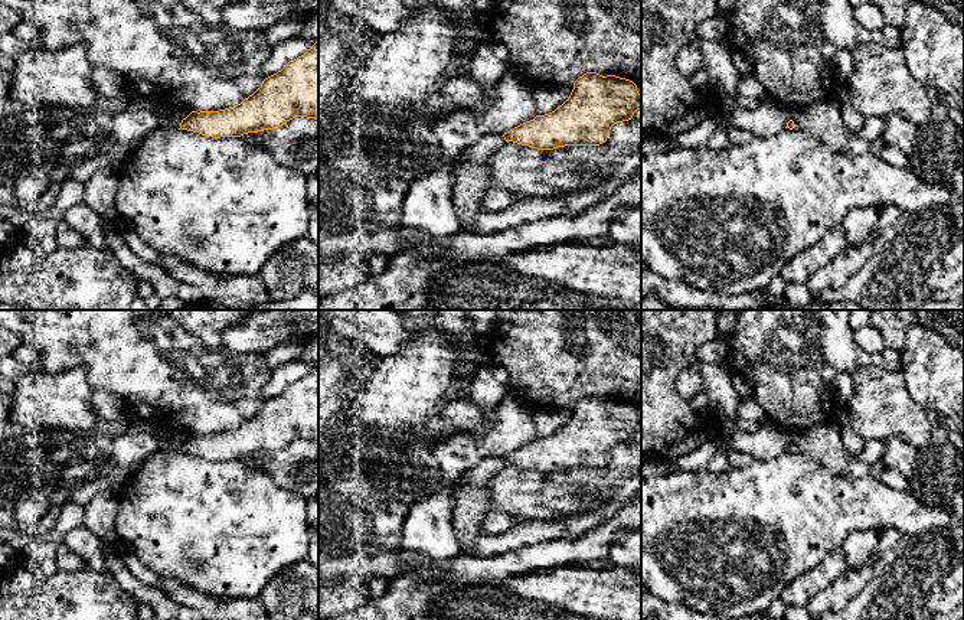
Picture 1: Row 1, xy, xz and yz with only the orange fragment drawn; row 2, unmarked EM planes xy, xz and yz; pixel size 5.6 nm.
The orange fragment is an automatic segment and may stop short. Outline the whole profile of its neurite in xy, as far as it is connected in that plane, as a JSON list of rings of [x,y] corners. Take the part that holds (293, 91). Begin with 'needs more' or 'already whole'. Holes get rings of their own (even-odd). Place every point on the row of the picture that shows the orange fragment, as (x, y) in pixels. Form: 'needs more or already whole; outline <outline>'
needs more; outline [[[318,40],[304,55],[265,78],[241,104],[219,111],[192,111],[183,120],[160,110],[159,123],[163,128],[220,138],[272,130],[295,117],[318,120]]]

